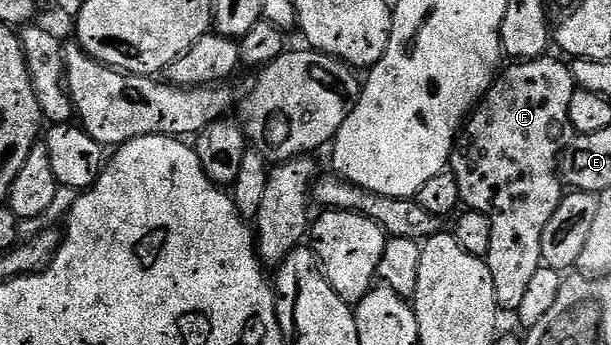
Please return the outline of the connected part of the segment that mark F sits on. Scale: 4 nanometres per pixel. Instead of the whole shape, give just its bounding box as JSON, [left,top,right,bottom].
[449,55,577,314]

